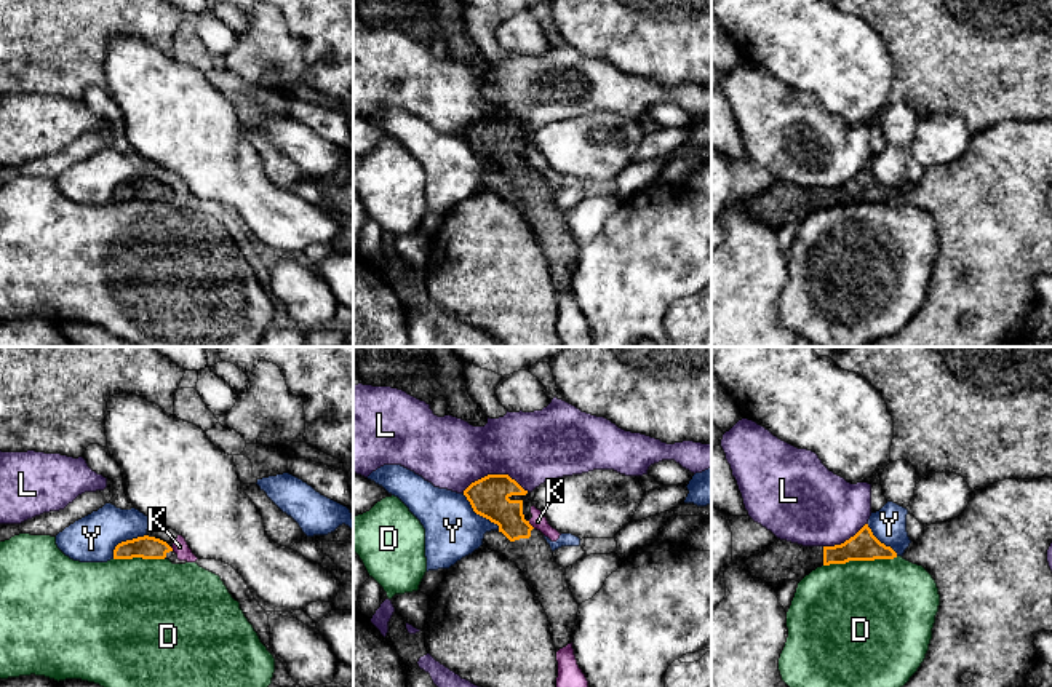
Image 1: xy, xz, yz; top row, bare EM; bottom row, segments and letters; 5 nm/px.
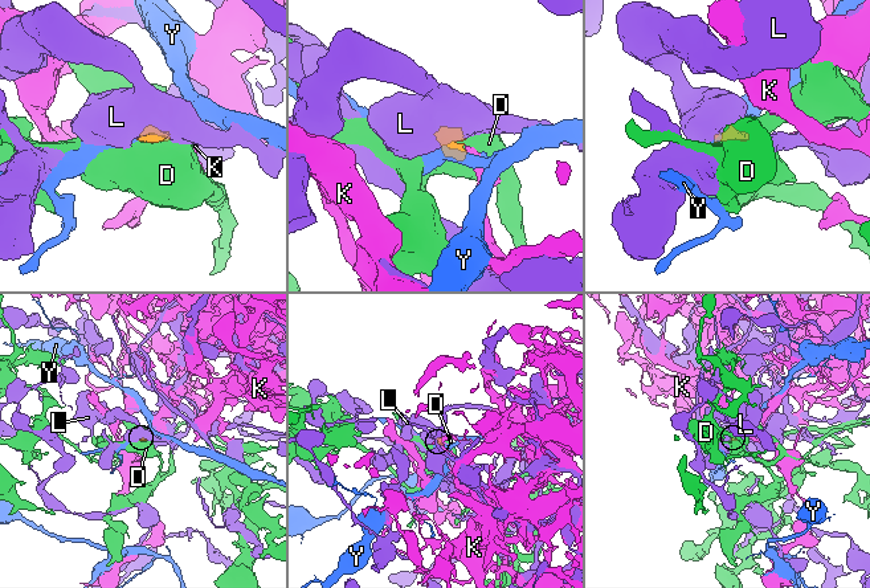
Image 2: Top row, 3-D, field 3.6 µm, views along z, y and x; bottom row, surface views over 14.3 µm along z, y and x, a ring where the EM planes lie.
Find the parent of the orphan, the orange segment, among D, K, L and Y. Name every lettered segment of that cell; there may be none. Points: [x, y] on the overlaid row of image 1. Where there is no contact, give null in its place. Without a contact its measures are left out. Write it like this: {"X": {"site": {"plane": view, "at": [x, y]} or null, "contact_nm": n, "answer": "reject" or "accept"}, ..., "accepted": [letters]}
{"D": {"site": {"plane": "yz", "at": [860, 559]}, "contact_nm": 380, "answer": "reject"}, "K": {"site": {"plane": "xz", "at": [529, 524]}, "contact_nm": 50, "answer": "reject"}, "L": {"site": {"plane": "xz", "at": [494, 475]}, "contact_nm": 340, "answer": "reject"}, "Y": {"site": {"plane": "xz", "at": [480, 515]}, "contact_nm": 260, "answer": "reject"}, "accepted": []}

